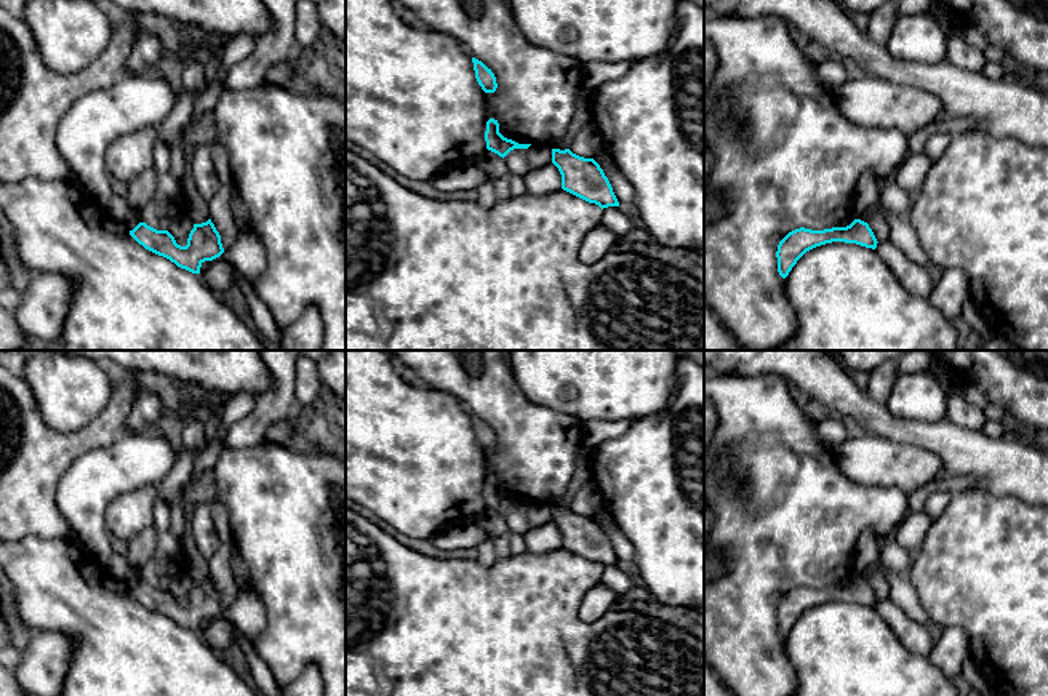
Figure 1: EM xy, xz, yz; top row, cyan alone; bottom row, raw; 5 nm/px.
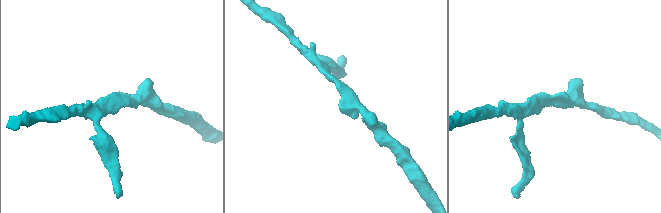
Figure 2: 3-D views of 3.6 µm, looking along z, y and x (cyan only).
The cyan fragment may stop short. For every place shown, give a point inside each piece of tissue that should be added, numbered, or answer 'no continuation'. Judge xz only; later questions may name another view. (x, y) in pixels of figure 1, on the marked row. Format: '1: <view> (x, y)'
no continuation

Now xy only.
no continuation

